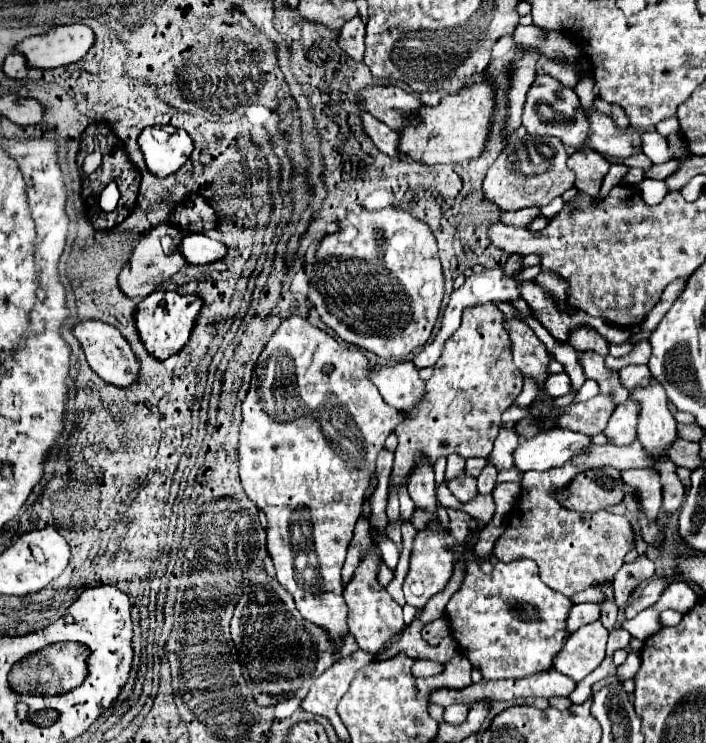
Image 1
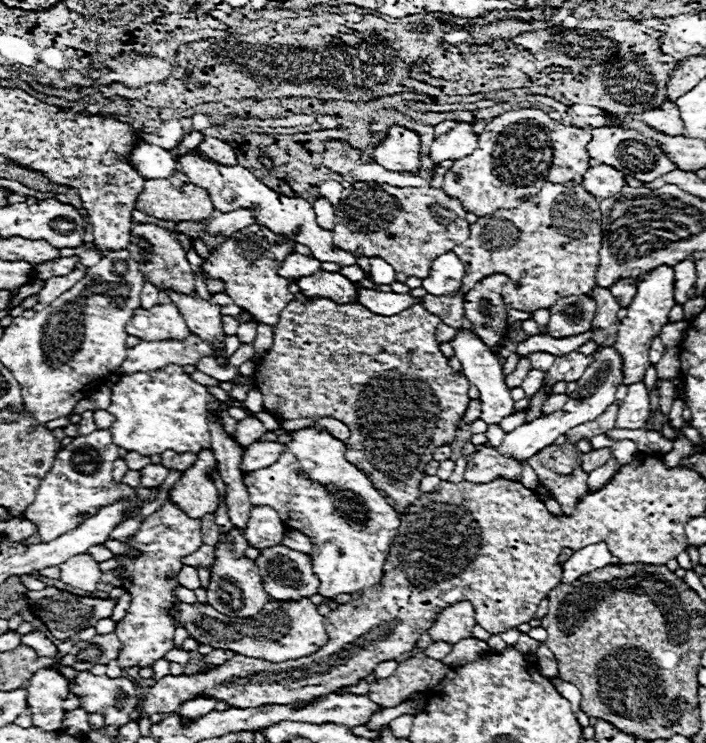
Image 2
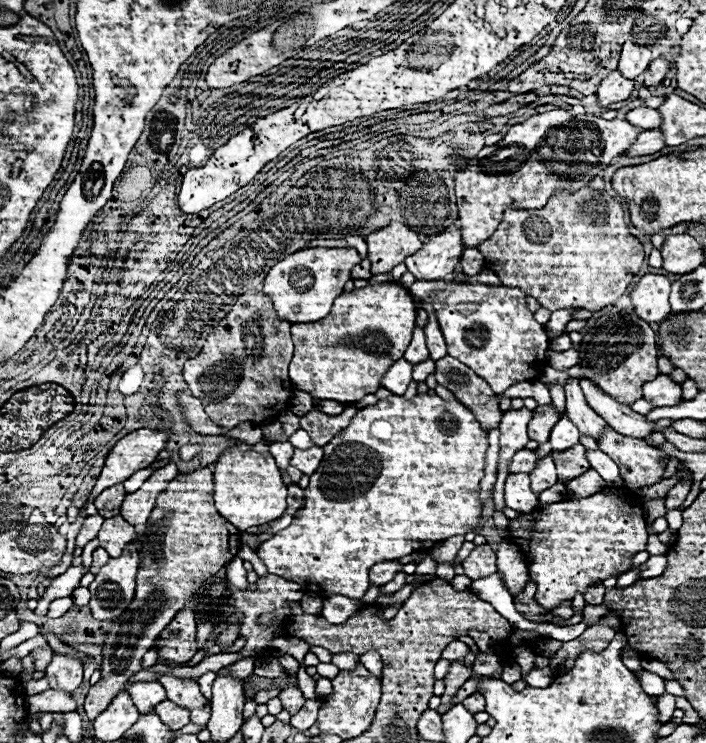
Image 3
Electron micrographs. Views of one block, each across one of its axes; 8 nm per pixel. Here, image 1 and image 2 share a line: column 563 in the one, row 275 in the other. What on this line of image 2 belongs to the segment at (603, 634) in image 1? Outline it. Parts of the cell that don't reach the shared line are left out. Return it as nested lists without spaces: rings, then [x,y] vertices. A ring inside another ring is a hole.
[[[660,266],[640,282],[638,294],[628,306],[628,316],[620,322],[620,330],[614,346],[620,358],[624,358],[624,384],[630,386],[644,380],[646,370],[652,366],[648,356],[650,344],[660,334],[662,326],[668,324],[668,312],[674,304],[676,304],[674,302],[674,270],[668,266]]]

